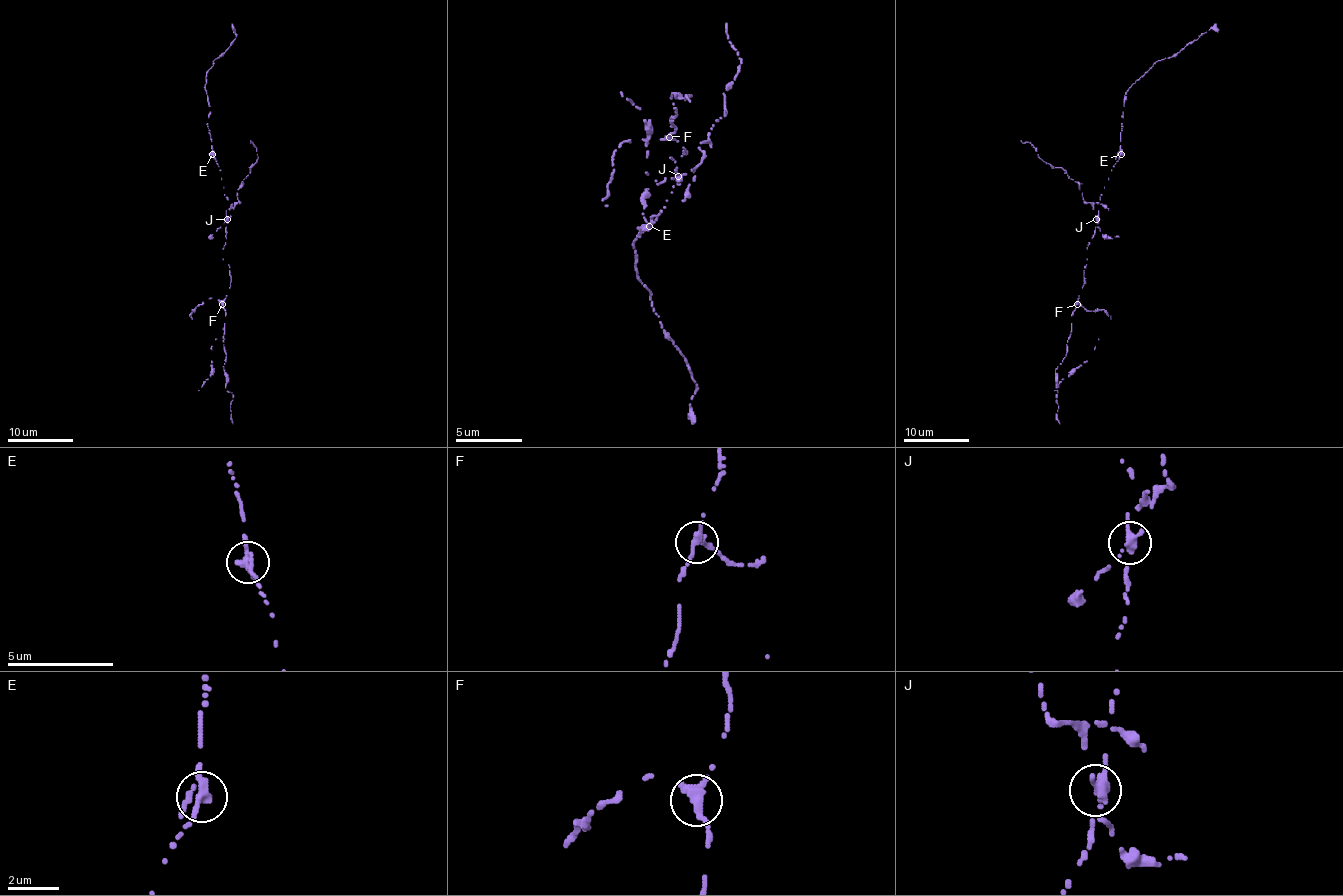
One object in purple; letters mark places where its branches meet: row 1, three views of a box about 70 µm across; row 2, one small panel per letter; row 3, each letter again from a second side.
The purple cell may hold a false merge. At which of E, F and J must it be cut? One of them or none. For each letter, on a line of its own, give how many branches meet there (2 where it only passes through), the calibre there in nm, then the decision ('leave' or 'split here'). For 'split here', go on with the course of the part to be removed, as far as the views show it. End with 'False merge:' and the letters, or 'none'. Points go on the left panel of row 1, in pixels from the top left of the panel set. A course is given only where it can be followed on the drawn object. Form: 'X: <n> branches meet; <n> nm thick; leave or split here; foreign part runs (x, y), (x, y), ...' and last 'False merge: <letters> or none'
E: 2 branches meet; 320 nm thick; leave
F: 2 branches meet; 340 nm thick; leave
J: 2 branches meet; 360 nm thick; split here; foreign part runs (227, 219), (239, 203), (240, 183), (258, 157), (257, 147), (250, 141)
False merge: J

